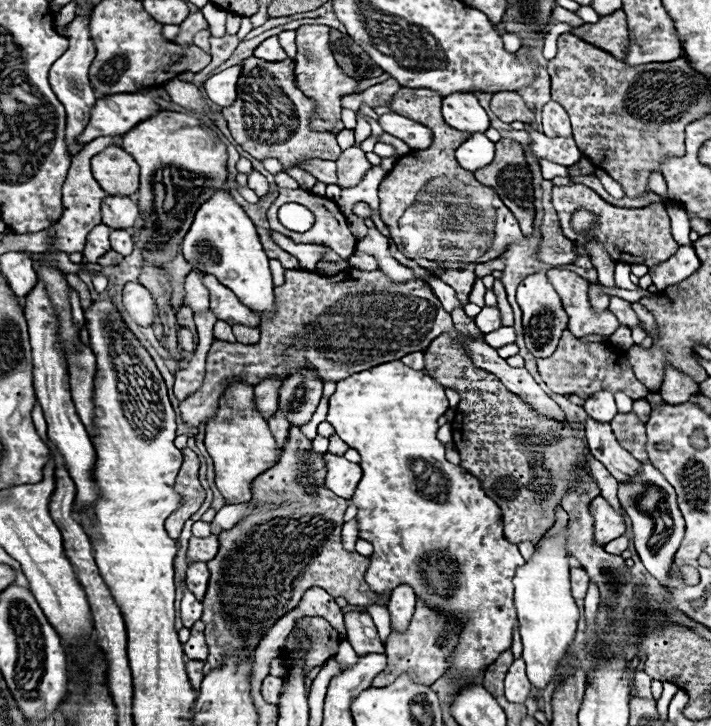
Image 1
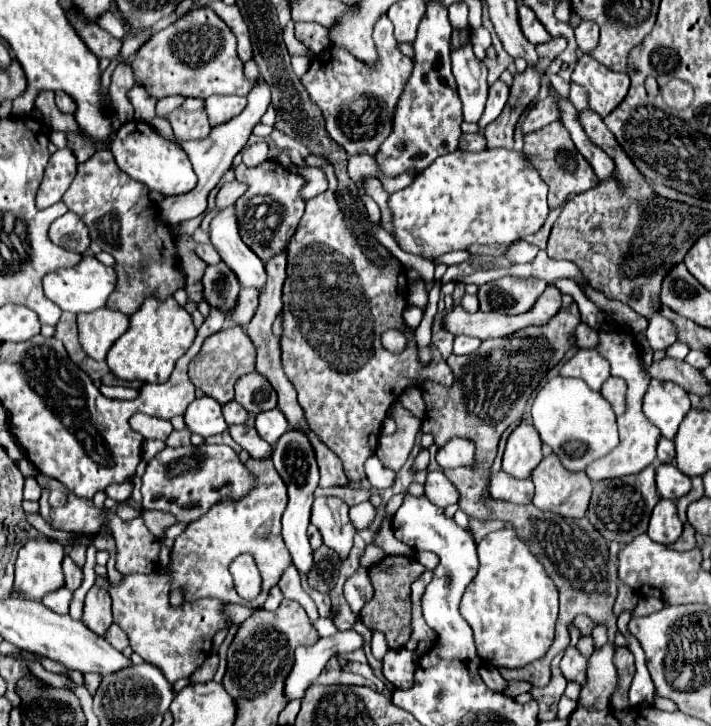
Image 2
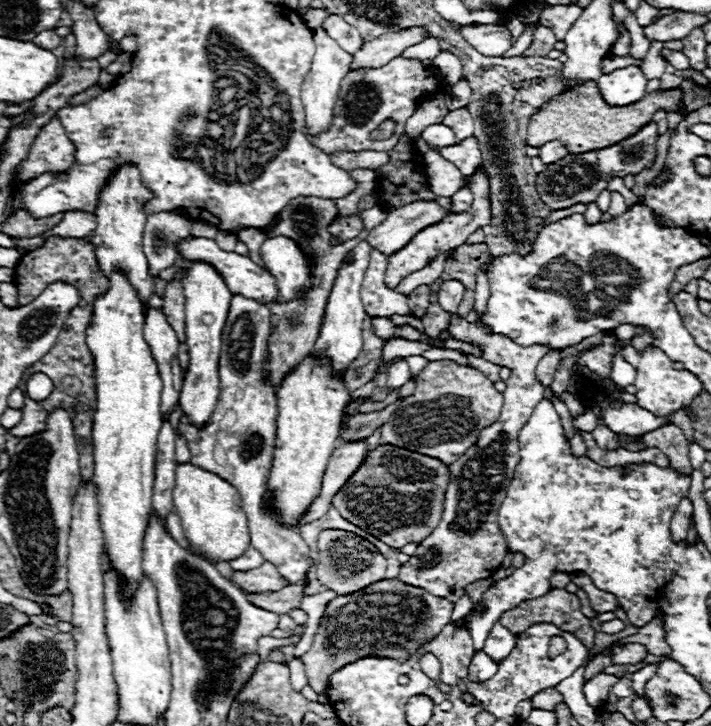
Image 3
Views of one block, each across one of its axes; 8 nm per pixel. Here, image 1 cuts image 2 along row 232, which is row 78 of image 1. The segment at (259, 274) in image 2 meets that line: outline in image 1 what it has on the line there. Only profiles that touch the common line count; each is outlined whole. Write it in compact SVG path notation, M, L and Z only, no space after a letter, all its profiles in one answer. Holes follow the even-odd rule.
M230 66L214 74L212 78L208 78L204 84L208 98L222 108L230 106L236 100L236 82L240 78L240 72L242 72L242 66Z

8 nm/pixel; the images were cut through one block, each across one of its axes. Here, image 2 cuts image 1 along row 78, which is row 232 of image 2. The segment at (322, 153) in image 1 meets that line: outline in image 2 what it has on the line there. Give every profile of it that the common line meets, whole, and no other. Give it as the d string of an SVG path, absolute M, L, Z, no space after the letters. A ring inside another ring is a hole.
M266 160L256 168L240 164L236 170L236 180L248 184L248 192L236 202L240 238L266 264L270 258L286 250L292 234L298 228L306 204L306 200L300 196L300 190L304 188L306 180L272 160Z

